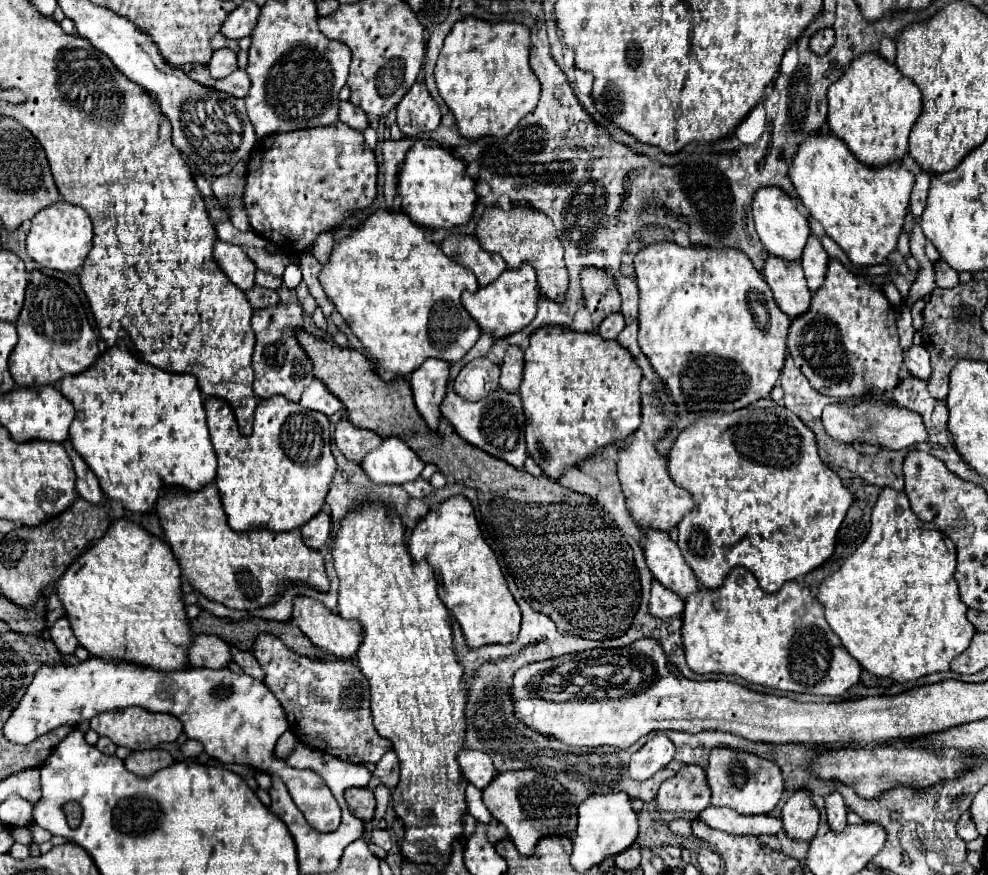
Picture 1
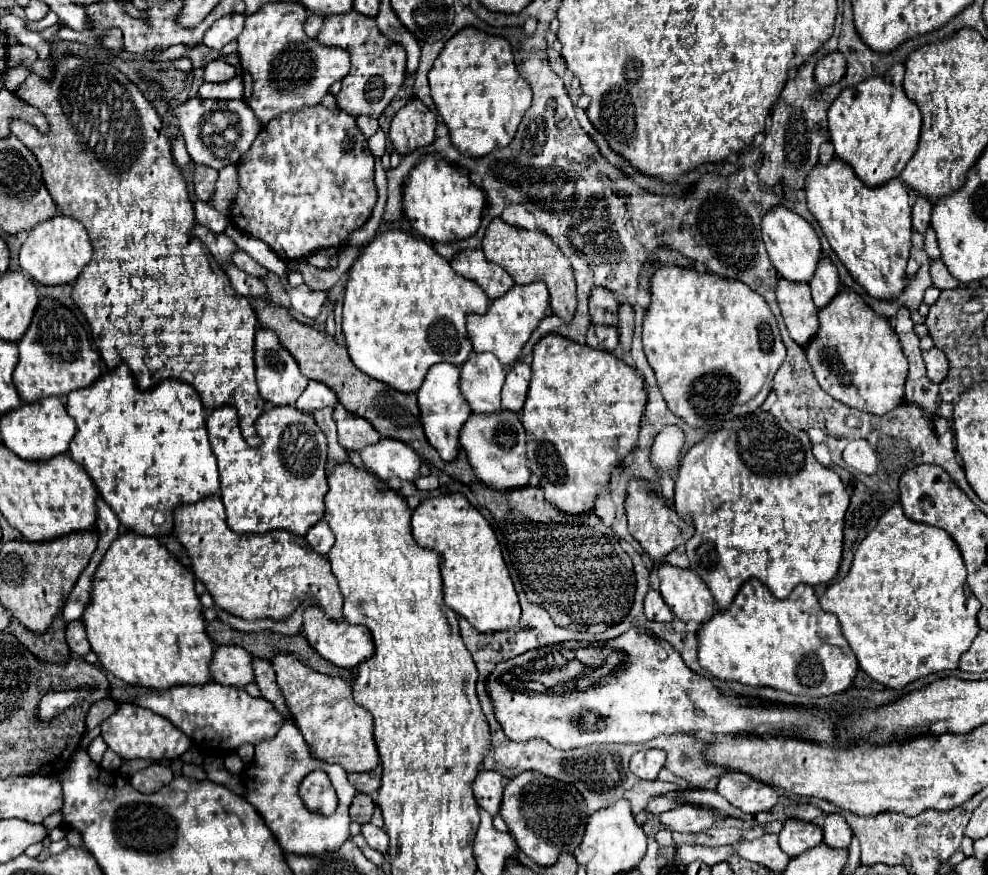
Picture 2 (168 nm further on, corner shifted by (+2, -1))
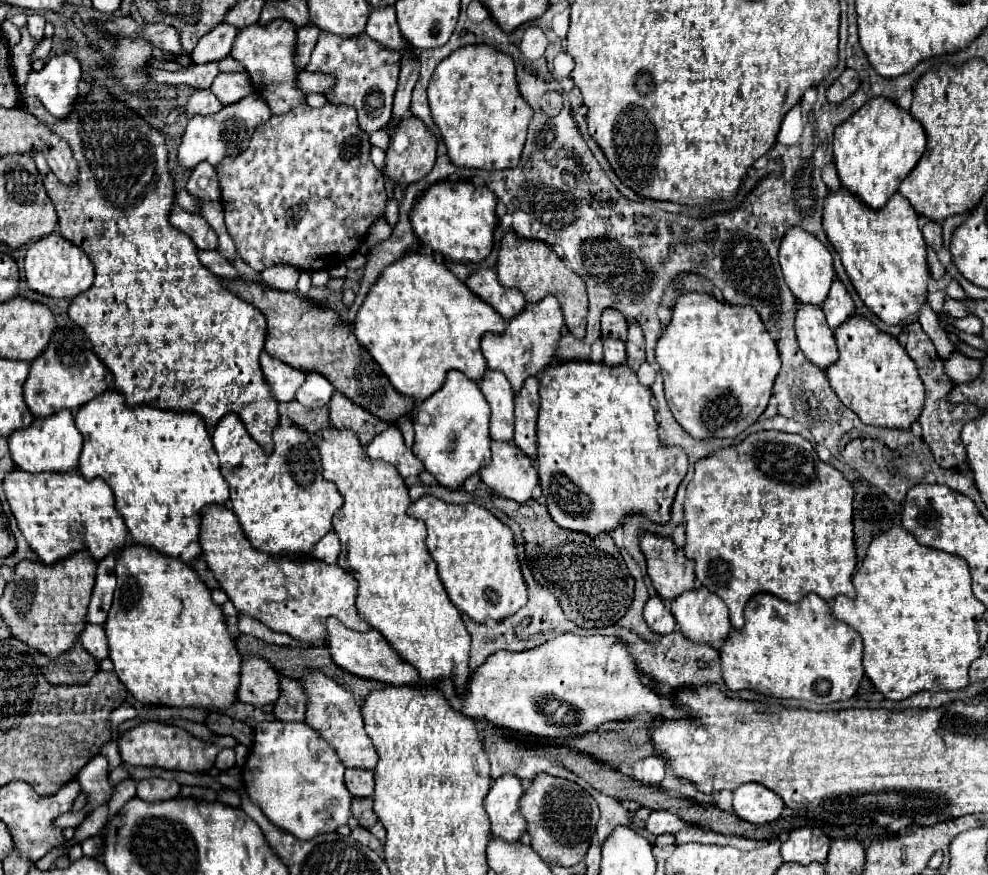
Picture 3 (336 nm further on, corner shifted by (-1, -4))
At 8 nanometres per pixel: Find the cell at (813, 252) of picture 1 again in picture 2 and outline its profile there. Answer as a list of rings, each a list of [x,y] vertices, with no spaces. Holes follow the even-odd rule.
[[[822,257],[822,261],[818,261],[818,269],[814,271],[814,277],[810,279],[810,289],[812,289],[814,305],[818,309],[828,305],[828,301],[840,289],[836,267],[834,267],[834,263],[828,257]]]

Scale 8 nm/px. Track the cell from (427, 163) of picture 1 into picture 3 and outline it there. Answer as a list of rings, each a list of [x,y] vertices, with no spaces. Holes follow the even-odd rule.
[[[437,182],[417,200],[411,212],[411,226],[417,238],[425,242],[425,246],[431,246],[433,252],[441,252],[445,258],[459,264],[475,264],[485,260],[493,248],[493,230],[497,226],[495,206],[497,206],[497,196],[489,188],[485,188],[485,194],[481,194],[471,182],[457,182],[457,184]]]

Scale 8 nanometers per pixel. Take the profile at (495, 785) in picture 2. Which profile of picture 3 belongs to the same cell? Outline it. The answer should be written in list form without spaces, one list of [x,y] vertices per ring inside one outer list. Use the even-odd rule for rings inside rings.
[[[505,774],[497,778],[485,796],[485,810],[491,820],[491,836],[505,842],[519,842],[527,830],[525,818],[519,812],[523,784],[517,776]]]

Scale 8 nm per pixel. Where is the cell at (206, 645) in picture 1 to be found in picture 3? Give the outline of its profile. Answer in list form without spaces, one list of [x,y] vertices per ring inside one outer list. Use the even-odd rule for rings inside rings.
[[[247,658],[243,660],[241,670],[241,686],[239,686],[239,700],[253,706],[267,706],[275,704],[279,698],[279,674],[273,666],[261,658]]]

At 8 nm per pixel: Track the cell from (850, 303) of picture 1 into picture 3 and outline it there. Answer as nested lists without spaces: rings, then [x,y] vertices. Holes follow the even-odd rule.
[[[851,316],[835,330],[839,360],[829,366],[827,378],[837,398],[869,426],[909,430],[923,408],[923,382],[915,362],[897,338],[881,332],[863,316]]]

